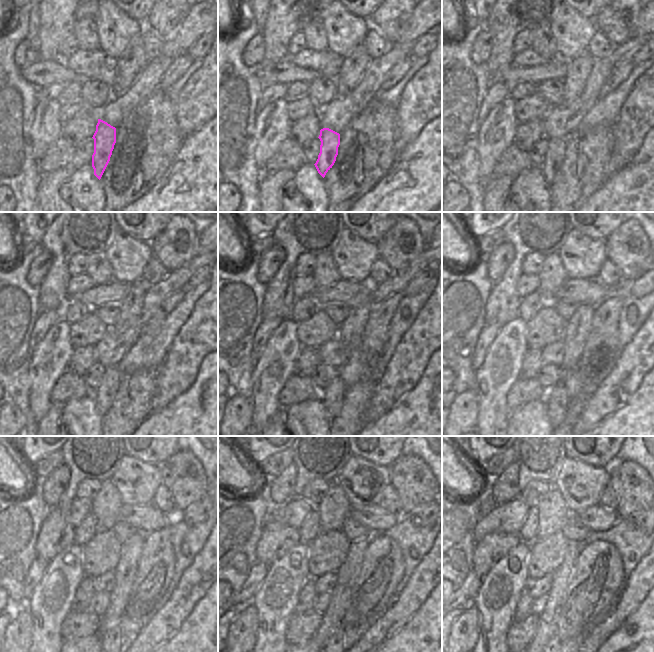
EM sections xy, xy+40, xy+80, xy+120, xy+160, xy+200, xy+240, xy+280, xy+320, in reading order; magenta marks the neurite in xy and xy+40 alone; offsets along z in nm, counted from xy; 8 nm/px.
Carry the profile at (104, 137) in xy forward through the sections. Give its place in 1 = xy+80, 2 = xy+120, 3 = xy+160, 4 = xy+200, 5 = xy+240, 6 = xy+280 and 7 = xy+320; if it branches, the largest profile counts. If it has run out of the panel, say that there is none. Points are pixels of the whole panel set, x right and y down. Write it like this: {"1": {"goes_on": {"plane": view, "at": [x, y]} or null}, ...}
{"1": {"goes_on": {"plane": "xy+80", "at": [556, 147]}}, "2": {"goes_on": {"plane": "xy+120", "at": [104, 394]}}, "3": {"goes_on": {"plane": "xy+160", "at": [332, 397]}}, "4": {"goes_on": {"plane": "xy+200", "at": [557, 399]}}, "5": {"goes_on": {"plane": "xy+240", "at": [111, 639]}}, "6": {"goes_on": {"plane": "xy+280", "at": [336, 639]}}, "7": {"goes_on": {"plane": "xy+320", "at": [554, 639]}}}

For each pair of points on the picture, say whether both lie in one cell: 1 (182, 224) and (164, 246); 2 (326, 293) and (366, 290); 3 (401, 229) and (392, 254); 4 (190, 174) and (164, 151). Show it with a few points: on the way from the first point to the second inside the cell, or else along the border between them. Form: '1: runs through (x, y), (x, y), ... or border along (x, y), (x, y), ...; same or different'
1: runs through (177, 229), (168, 241); same
2: runs through (336, 293), (356, 292); same
3: runs through (400, 235), (400, 245), (397, 248); same
4: border along (184, 137), (170, 166), (160, 178); different

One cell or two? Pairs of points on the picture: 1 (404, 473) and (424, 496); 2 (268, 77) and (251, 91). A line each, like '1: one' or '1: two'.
1: one
2: two

